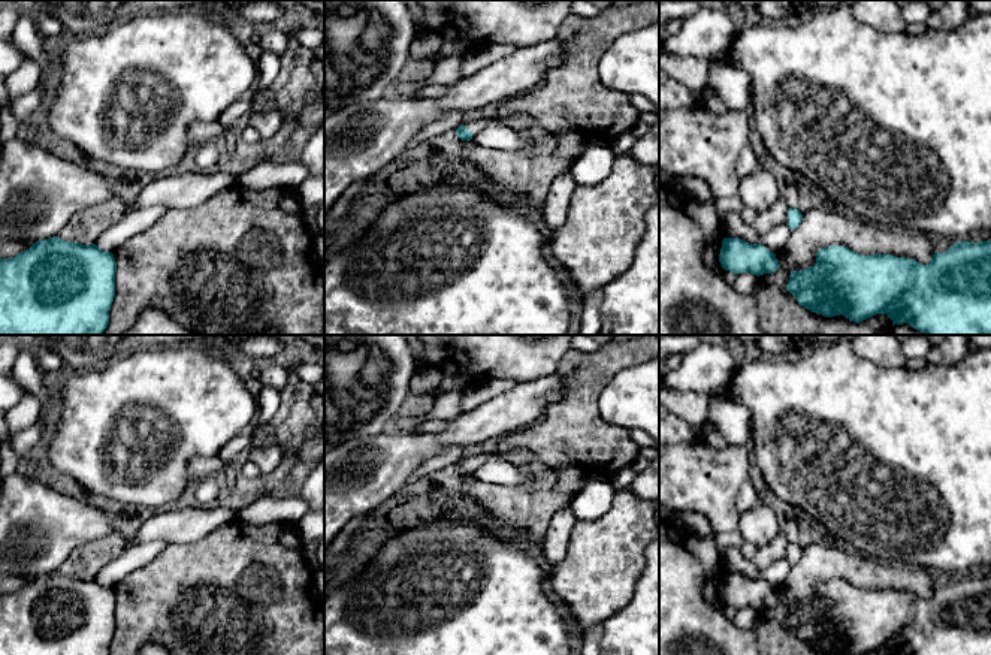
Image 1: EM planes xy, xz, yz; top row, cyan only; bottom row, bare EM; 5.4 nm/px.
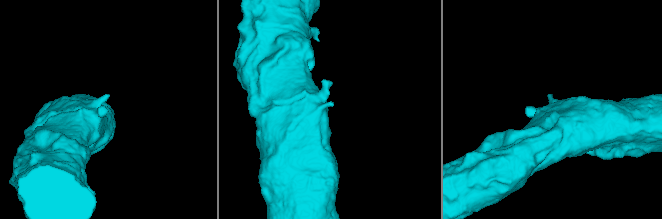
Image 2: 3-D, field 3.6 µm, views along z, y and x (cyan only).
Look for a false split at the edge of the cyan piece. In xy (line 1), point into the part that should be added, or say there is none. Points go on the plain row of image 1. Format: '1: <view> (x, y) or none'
1: none

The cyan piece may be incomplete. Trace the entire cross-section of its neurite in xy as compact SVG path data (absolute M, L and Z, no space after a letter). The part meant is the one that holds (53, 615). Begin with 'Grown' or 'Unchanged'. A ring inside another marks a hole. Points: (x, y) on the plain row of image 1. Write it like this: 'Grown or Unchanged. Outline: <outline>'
Unchanged. Outline: M58 571L37 576L15 592L0 594L0 655L109 655L115 607L114 589L96 579L82 580Z

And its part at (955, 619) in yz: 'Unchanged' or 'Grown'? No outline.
Unchanged

